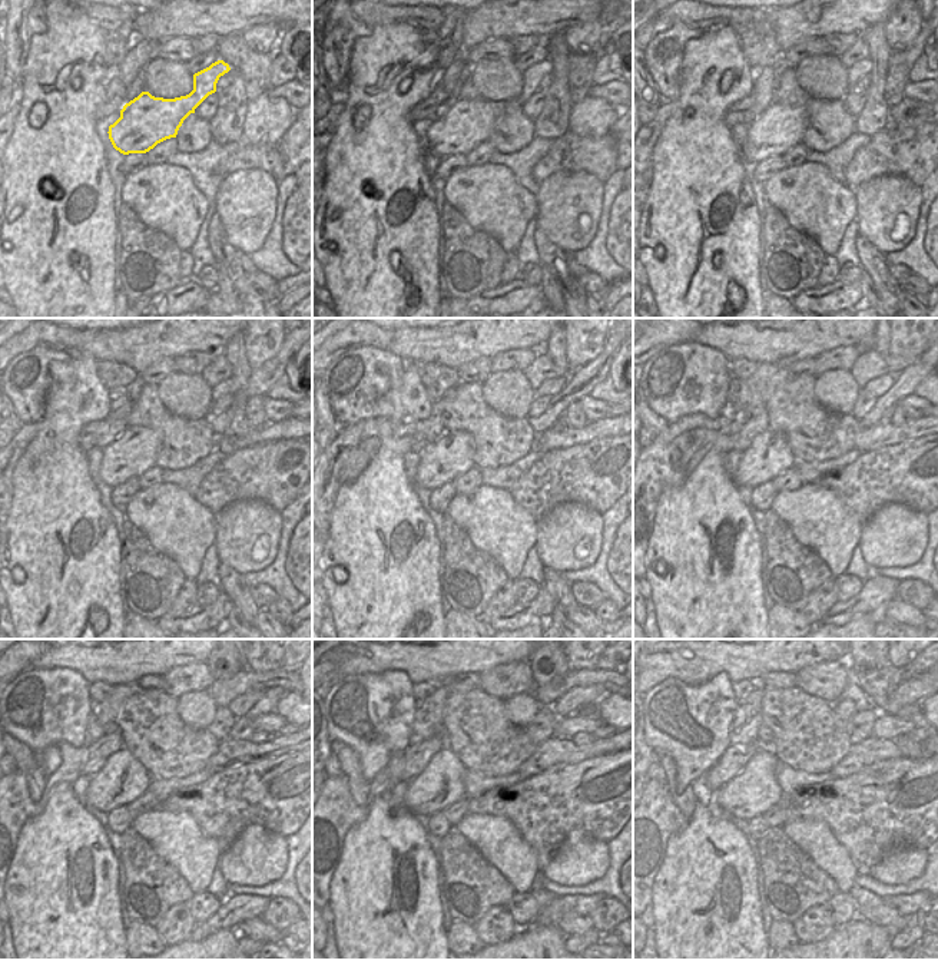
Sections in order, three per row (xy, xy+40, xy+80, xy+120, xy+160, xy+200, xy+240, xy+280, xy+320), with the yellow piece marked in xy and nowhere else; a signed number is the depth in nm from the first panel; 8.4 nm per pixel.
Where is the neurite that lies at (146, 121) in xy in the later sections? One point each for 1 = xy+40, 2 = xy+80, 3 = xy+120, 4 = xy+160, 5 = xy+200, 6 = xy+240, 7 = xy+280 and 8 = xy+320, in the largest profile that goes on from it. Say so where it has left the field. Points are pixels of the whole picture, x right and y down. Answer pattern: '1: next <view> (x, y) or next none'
1: next xy+40 (466, 122)
2: next xy+80 (779, 128)
3: next xy+120 (135, 452)
4: next xy+160 (451, 454)
5: next xy+200 (768, 456)
6: next xy+240 (123, 778)
7: next xy+280 (440, 784)
8: next xy+320 (755, 790)

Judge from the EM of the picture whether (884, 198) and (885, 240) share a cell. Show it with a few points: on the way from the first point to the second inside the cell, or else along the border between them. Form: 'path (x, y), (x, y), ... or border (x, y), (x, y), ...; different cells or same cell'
path (884, 208), (884, 229); same cell

